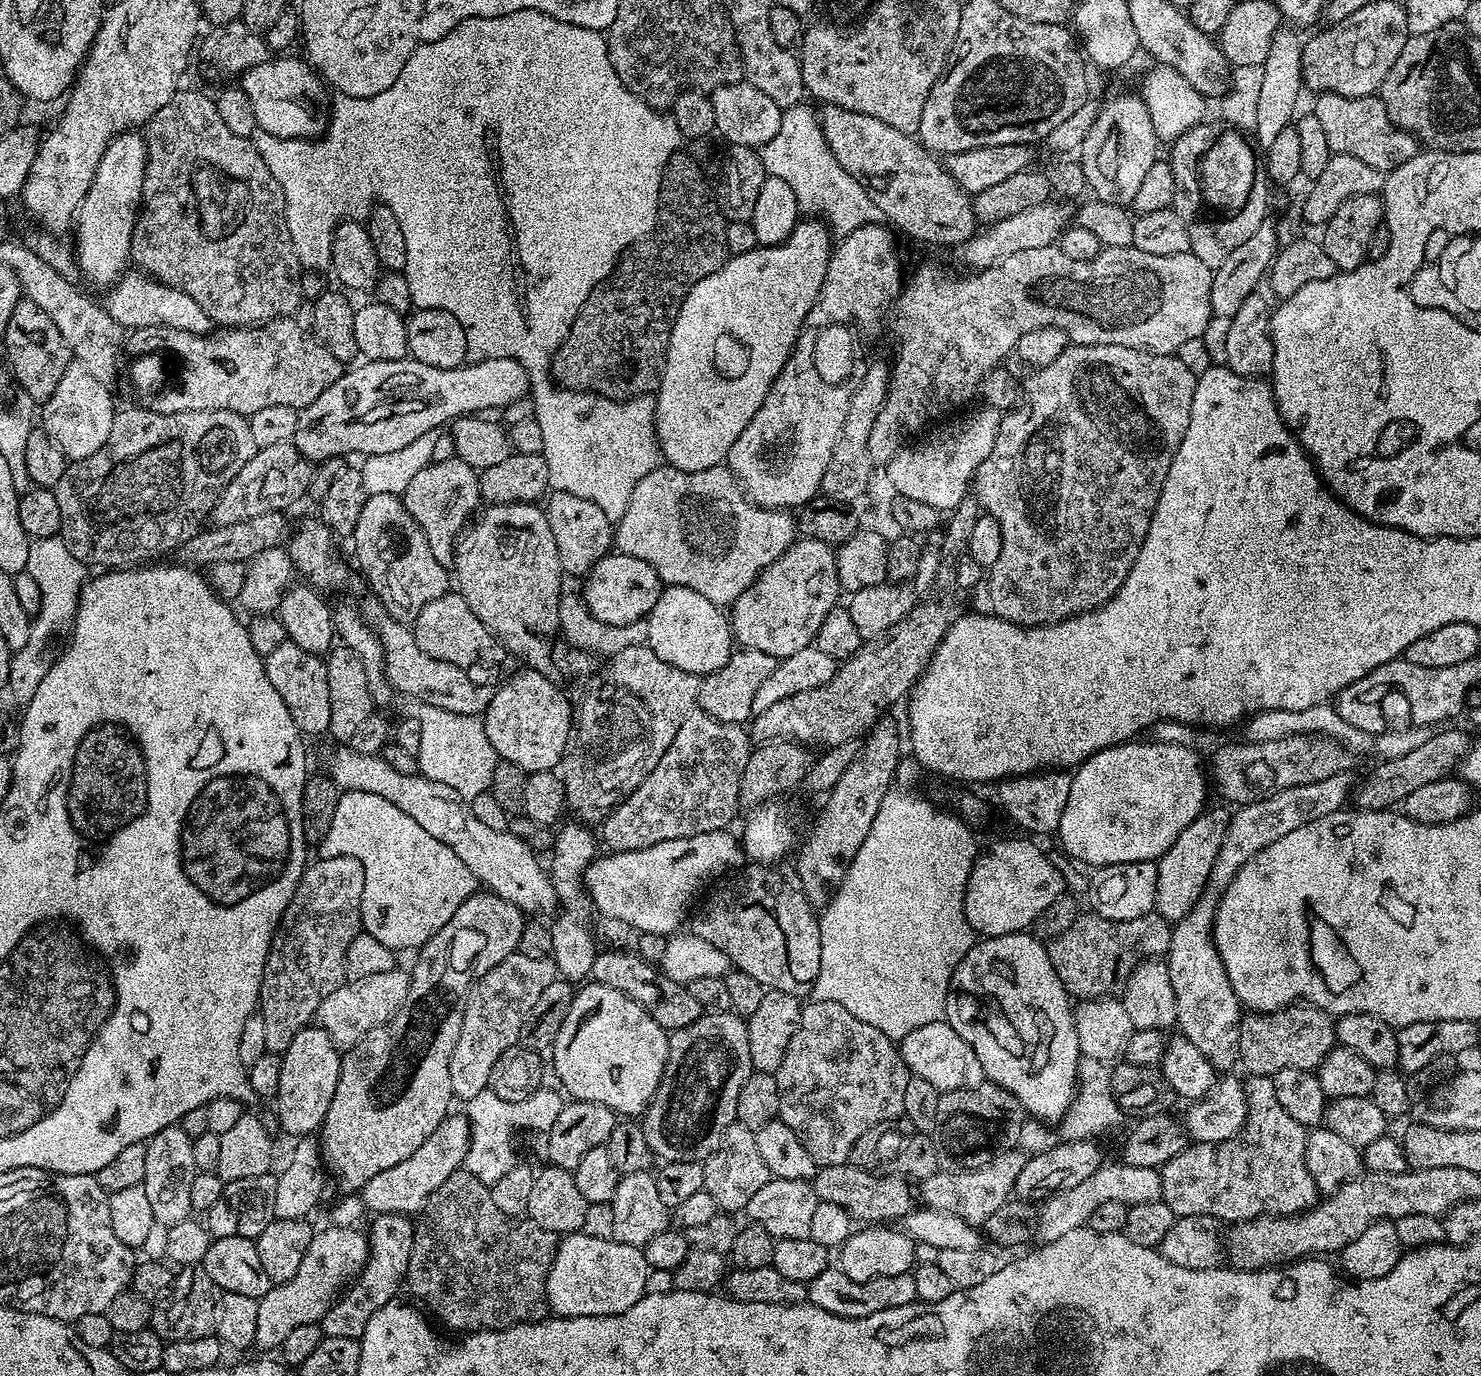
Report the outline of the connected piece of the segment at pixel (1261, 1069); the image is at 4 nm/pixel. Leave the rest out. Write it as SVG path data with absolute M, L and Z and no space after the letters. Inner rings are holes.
M1289 1006L1287 1008L1279 1008L1276 1012L1253 1012L1245 1015L1240 1022L1240 1058L1239 1063L1244 1064L1245 1073L1254 1076L1275 1076L1278 1070L1286 1070L1287 1068L1297 1068L1298 1070L1313 1071L1322 1062L1322 1058L1326 1058L1326 1054L1330 1054L1332 1048L1337 1047L1336 1043L1336 1025L1333 1017L1327 1012L1323 1012L1321 1008L1311 1006Z

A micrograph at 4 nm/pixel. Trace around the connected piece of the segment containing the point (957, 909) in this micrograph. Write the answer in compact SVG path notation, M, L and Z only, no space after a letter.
M899 786L889 790L886 798L882 798L882 806L878 806L878 815L874 817L874 822L870 826L870 834L866 834L866 842L862 842L858 854L854 854L854 862L850 862L850 870L846 874L842 886L818 916L820 937L822 938L822 962L818 970L818 978L810 993L811 999L838 1002L842 1006L846 1006L846 1010L850 1010L850 1014L854 1014L854 1018L882 1030L882 1034L886 1034L891 1040L897 1042L903 1040L906 1034L918 1030L918 1026L926 1026L930 1022L945 1019L944 1007L948 997L950 978L954 974L958 962L962 962L962 958L966 958L966 954L978 939L976 933L972 931L970 922L966 922L964 913L966 882L970 878L970 870L978 855L976 836L972 833L975 831L959 816L951 811L948 812L935 808L926 797L919 796L916 792L907 792L906 789L899 788Z

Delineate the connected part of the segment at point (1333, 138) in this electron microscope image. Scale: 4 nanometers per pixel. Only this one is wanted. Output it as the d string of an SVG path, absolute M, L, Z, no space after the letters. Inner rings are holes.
M1322 92L1315 99L1314 111L1333 154L1350 154L1350 158L1359 158L1361 162L1366 162L1366 166L1374 166L1374 170L1385 174L1416 156L1416 137L1390 122L1390 114L1386 114L1386 106L1379 95L1346 98L1337 92Z

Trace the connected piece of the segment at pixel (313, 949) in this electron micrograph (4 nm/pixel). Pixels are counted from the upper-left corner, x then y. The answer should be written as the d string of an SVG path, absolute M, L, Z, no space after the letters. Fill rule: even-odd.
M349 856L314 860L305 867L294 890L294 898L290 898L280 919L280 927L272 936L272 945L266 958L258 1005L258 1015L262 1018L266 1033L266 1052L284 1053L290 1042L294 1042L294 1034L313 1023L318 1006L322 1006L322 998L326 998L326 994L334 994L334 990L345 983L346 950L350 950L350 942L354 942L362 930L360 907L366 882L362 862Z

